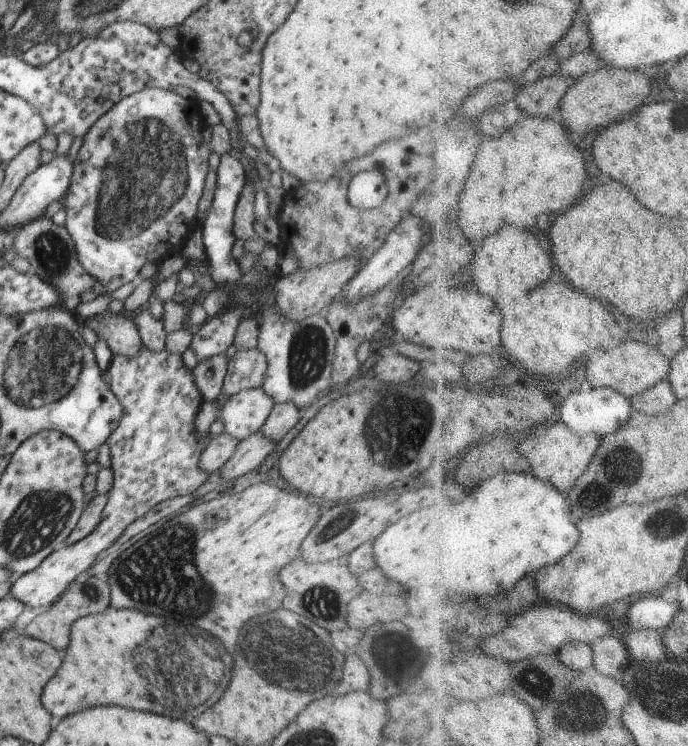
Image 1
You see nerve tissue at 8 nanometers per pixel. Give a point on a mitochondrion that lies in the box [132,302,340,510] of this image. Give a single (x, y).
(307, 352)

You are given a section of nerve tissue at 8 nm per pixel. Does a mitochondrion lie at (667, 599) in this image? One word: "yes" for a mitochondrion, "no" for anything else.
no

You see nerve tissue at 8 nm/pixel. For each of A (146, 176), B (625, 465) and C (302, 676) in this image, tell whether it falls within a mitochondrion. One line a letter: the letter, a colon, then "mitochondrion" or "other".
A: mitochondrion
B: mitochondrion
C: mitochondrion

